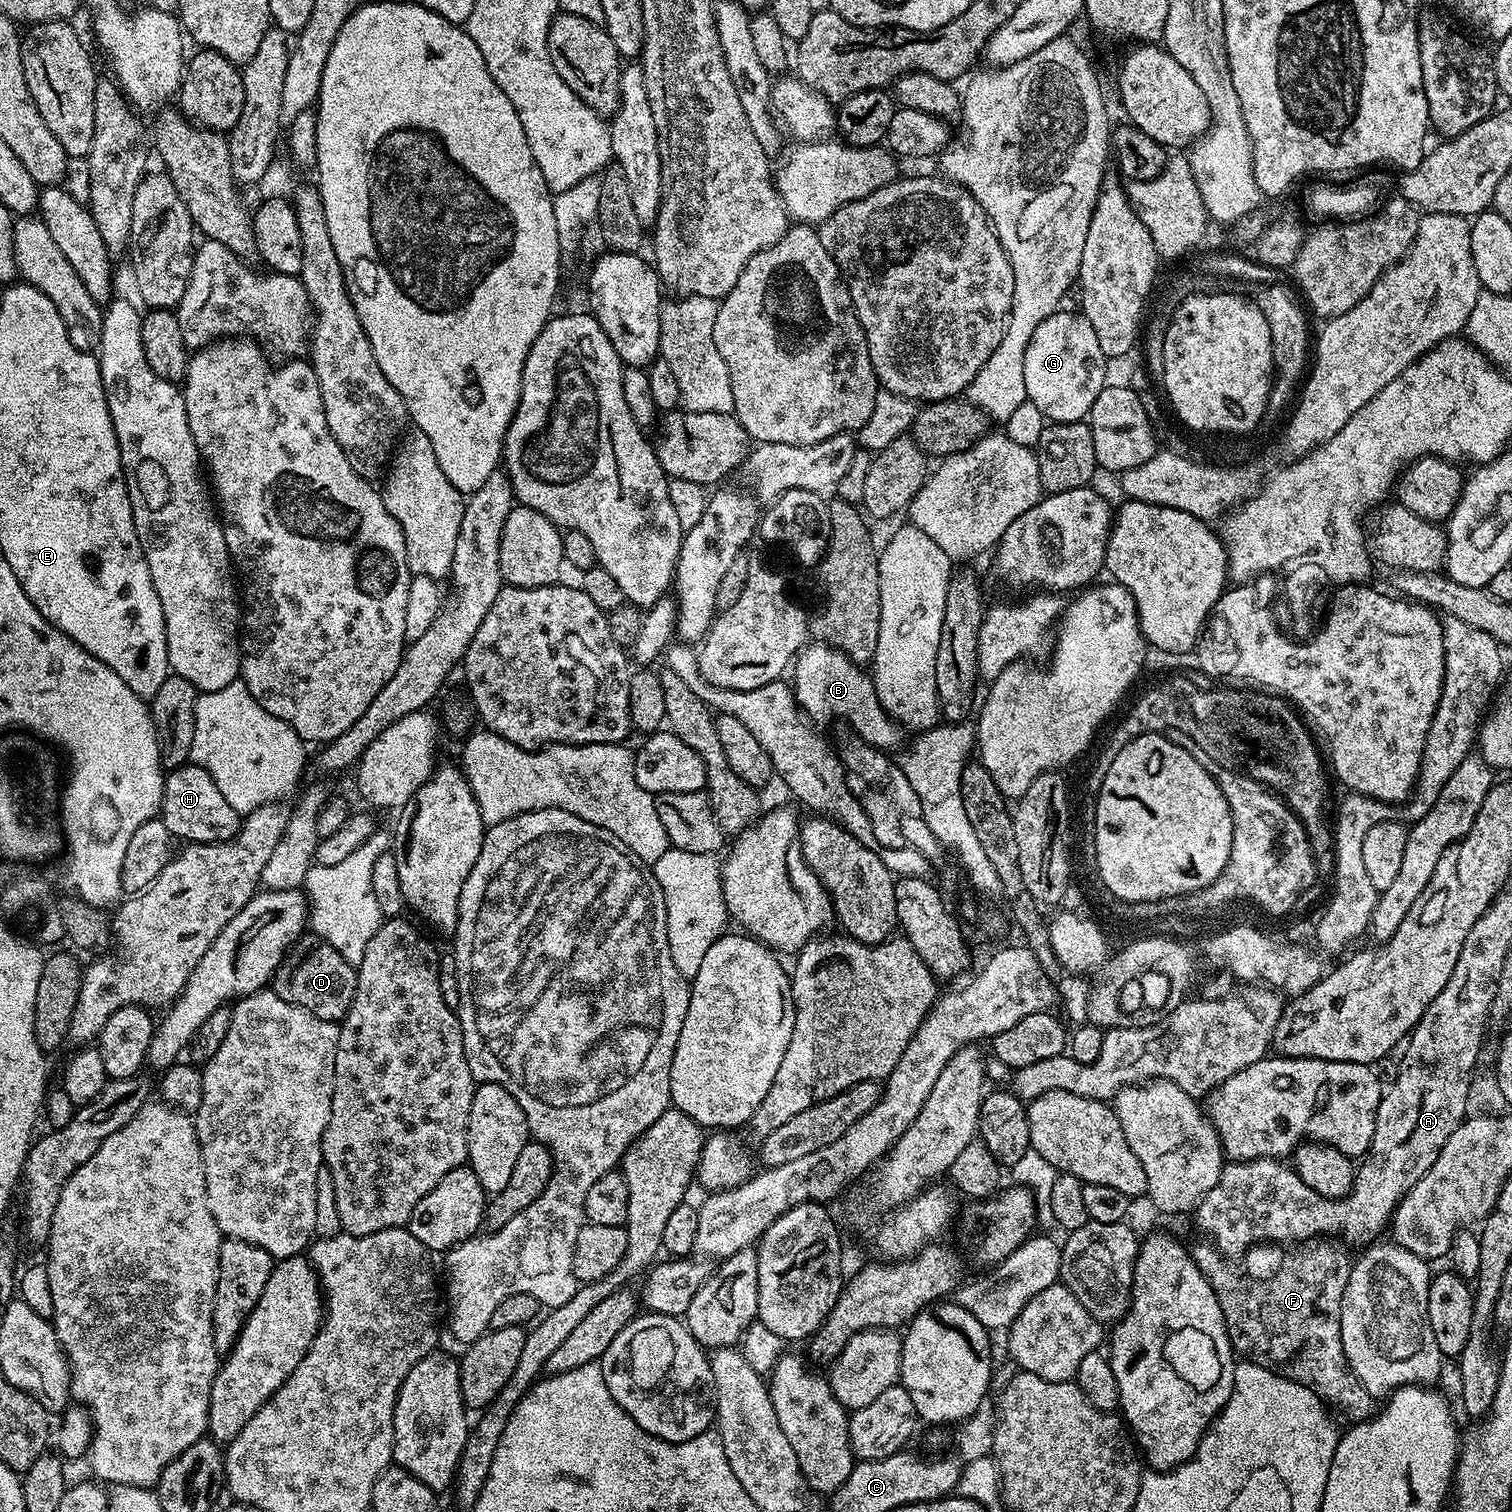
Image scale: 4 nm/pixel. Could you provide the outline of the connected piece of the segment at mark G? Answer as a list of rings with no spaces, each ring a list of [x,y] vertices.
[[[1057,310],[1038,330],[1034,330],[1034,338],[1030,338],[1030,346],[1026,346],[1025,380],[1027,400],[1034,402],[1041,410],[1045,421],[1053,424],[1079,424],[1092,411],[1094,398],[1106,386],[1109,379],[1106,358],[1102,354],[1102,346],[1098,346],[1098,338],[1094,334],[1094,326],[1079,311],[1064,312]]]

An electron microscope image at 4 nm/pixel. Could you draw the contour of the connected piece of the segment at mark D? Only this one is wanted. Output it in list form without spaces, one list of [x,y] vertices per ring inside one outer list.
[[[305,934],[289,948],[288,953],[284,955],[283,962],[278,966],[276,973],[272,975],[271,991],[276,992],[278,998],[282,998],[282,1002],[290,1002],[323,1020],[339,1022],[344,1019],[344,1015],[350,1010],[350,1002],[354,1002],[356,968],[334,946],[323,942],[312,944],[311,939],[313,940],[311,935]]]

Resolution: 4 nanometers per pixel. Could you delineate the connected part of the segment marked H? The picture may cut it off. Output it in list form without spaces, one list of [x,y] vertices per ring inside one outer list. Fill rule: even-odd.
[[[191,762],[171,769],[165,775],[164,797],[160,803],[159,815],[172,837],[188,844],[213,844],[229,840],[238,834],[242,823],[241,813],[236,812],[234,806],[226,802],[226,798],[222,798],[222,790],[214,786],[214,778],[210,778],[202,766]]]

